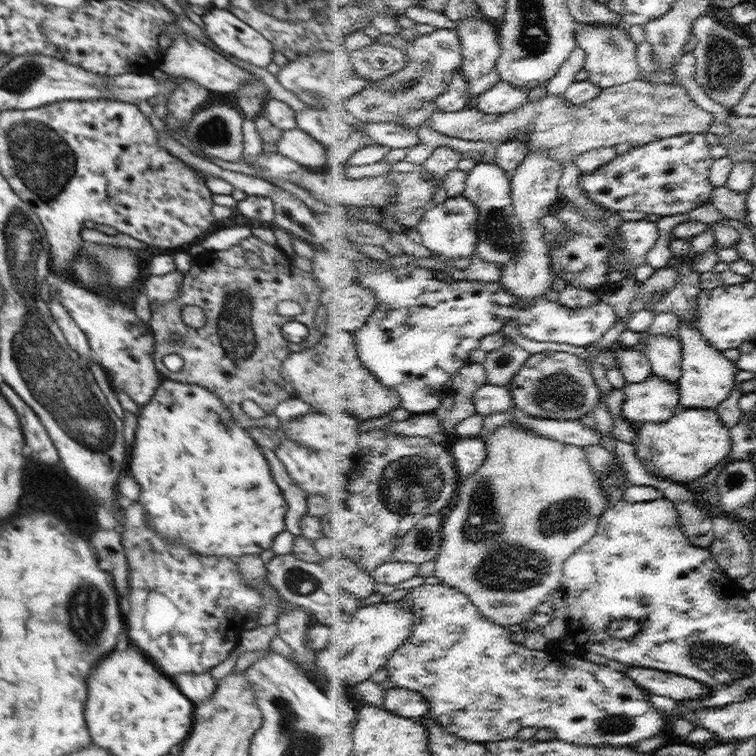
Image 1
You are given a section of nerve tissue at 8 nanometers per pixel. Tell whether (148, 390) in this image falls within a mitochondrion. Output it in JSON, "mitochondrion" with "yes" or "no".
{"mitochondrion":"no"}

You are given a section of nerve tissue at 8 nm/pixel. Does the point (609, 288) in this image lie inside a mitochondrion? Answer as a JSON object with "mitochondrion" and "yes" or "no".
{"mitochondrion":"no"}

